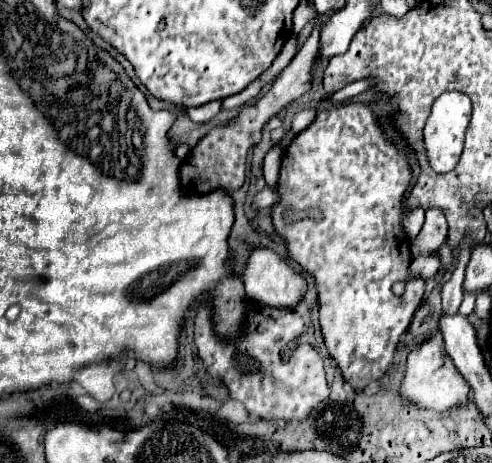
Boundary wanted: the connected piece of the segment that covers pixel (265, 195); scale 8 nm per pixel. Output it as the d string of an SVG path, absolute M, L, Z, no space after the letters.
M266 186L264 190L260 190L260 192L254 196L252 206L254 206L254 208L270 208L274 202L278 202L278 194L276 194L270 186Z

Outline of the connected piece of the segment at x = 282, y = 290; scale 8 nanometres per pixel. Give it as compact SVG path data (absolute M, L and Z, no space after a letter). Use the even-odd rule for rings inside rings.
M258 246L252 250L252 254L246 260L246 268L242 272L242 282L246 296L252 300L258 300L266 306L282 306L282 308L294 308L302 294L306 292L306 280L296 274L276 252L268 252L264 246Z

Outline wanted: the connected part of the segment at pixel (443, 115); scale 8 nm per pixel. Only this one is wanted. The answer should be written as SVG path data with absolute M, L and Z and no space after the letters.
M446 92L435 100L425 125L424 137L428 160L435 172L450 172L458 164L458 158L462 152L462 142L464 142L464 132L470 122L470 114L472 114L470 98L462 92Z

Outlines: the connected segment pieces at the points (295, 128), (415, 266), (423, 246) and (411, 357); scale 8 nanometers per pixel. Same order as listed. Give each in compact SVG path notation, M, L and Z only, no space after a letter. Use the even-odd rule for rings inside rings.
M307 108L298 112L291 124L291 130L294 134L298 134L302 130L306 129L314 120L316 115L316 110L314 108Z
M418 254L410 268L412 268L414 276L418 274L418 276L422 276L426 280L426 278L430 278L430 276L434 276L438 272L440 258L438 258L438 254Z
M430 208L426 210L426 222L420 230L420 234L414 238L412 242L412 256L416 256L416 252L436 252L440 248L440 244L446 240L446 214L438 208Z
M432 334L426 342L418 344L408 354L406 370L404 370L404 378L402 378L398 396L412 402L418 410L444 412L444 410L448 410L452 406L460 406L460 404L468 402L468 394L470 394L470 386L460 376L460 372L456 370L456 366L450 360L450 356L444 352L440 334Z

